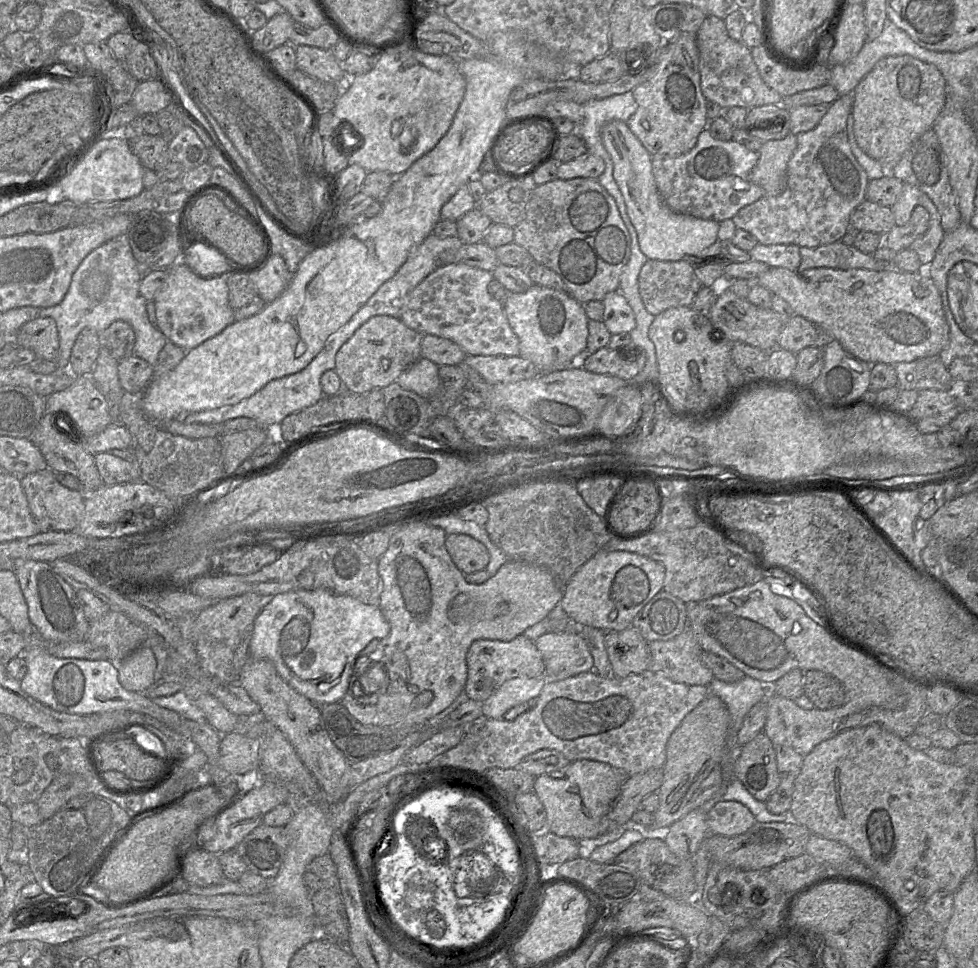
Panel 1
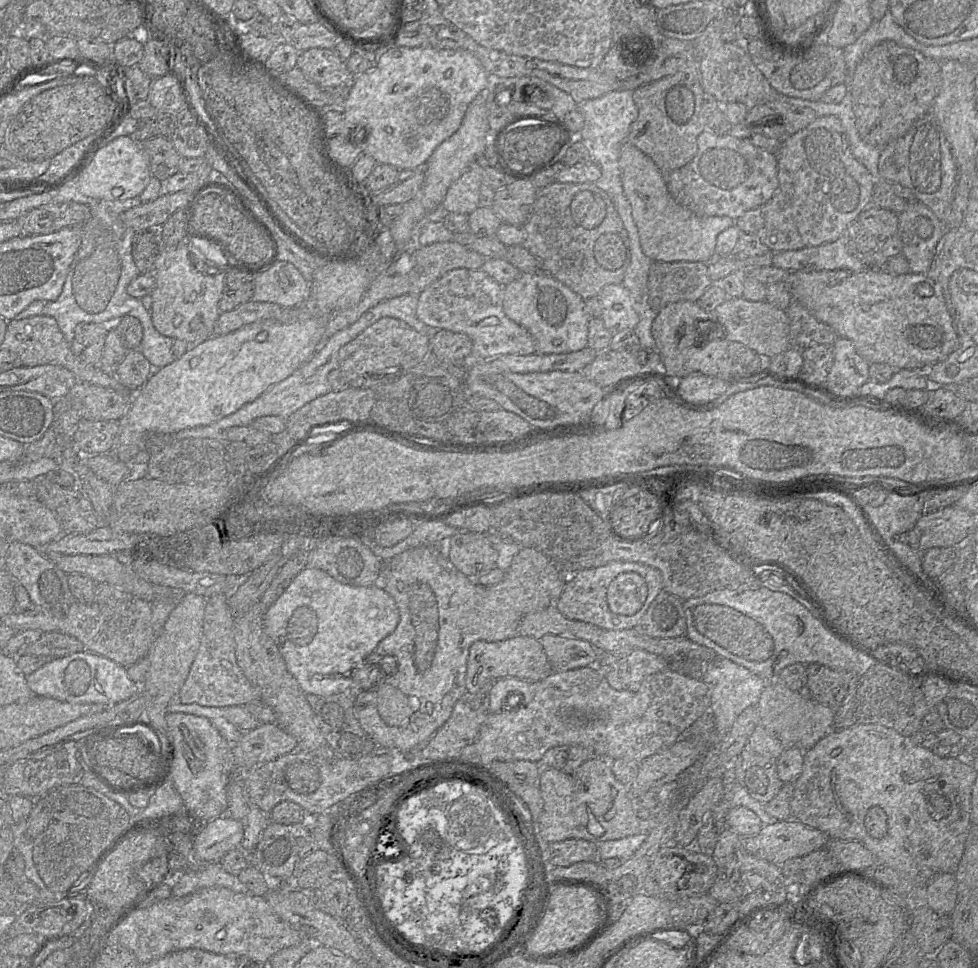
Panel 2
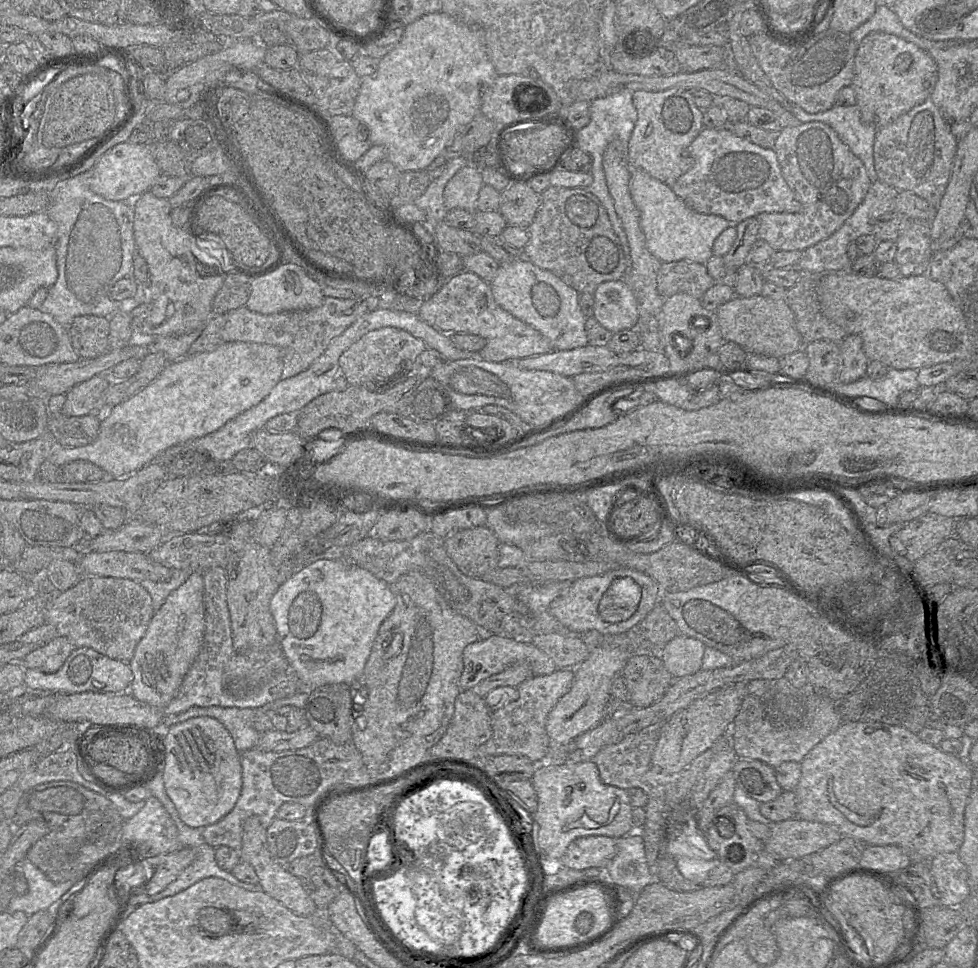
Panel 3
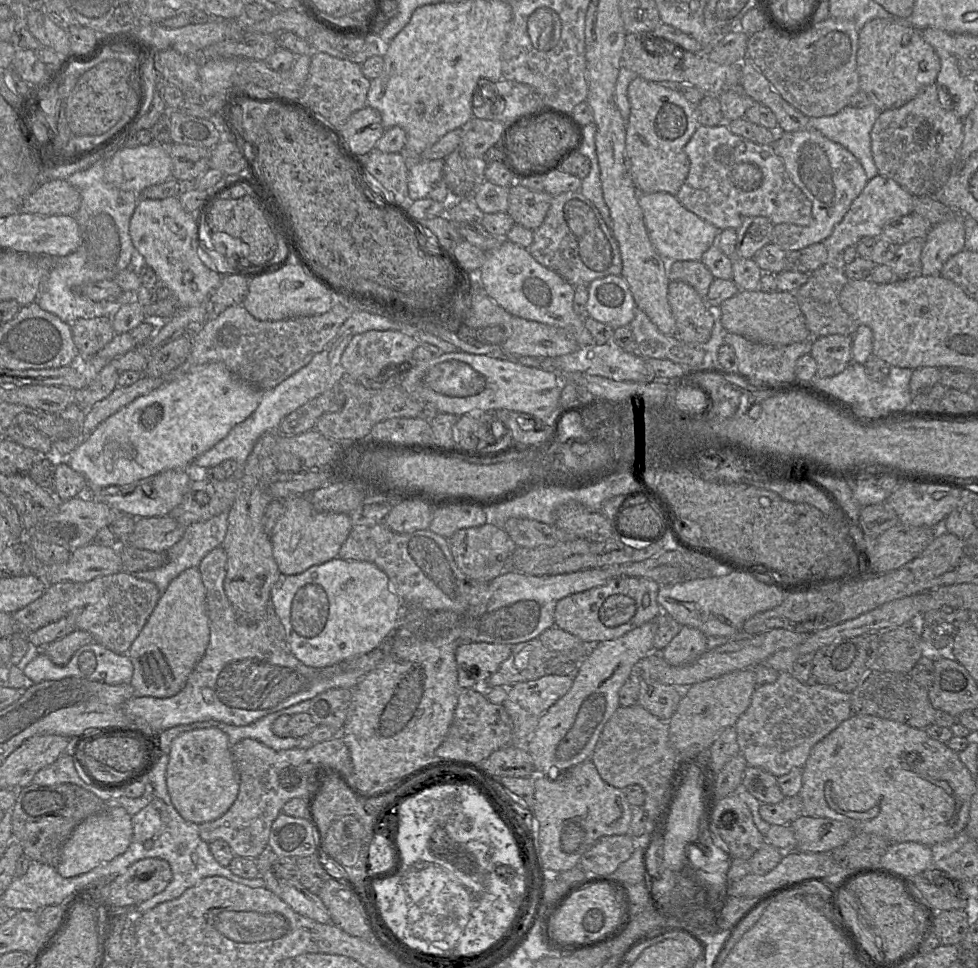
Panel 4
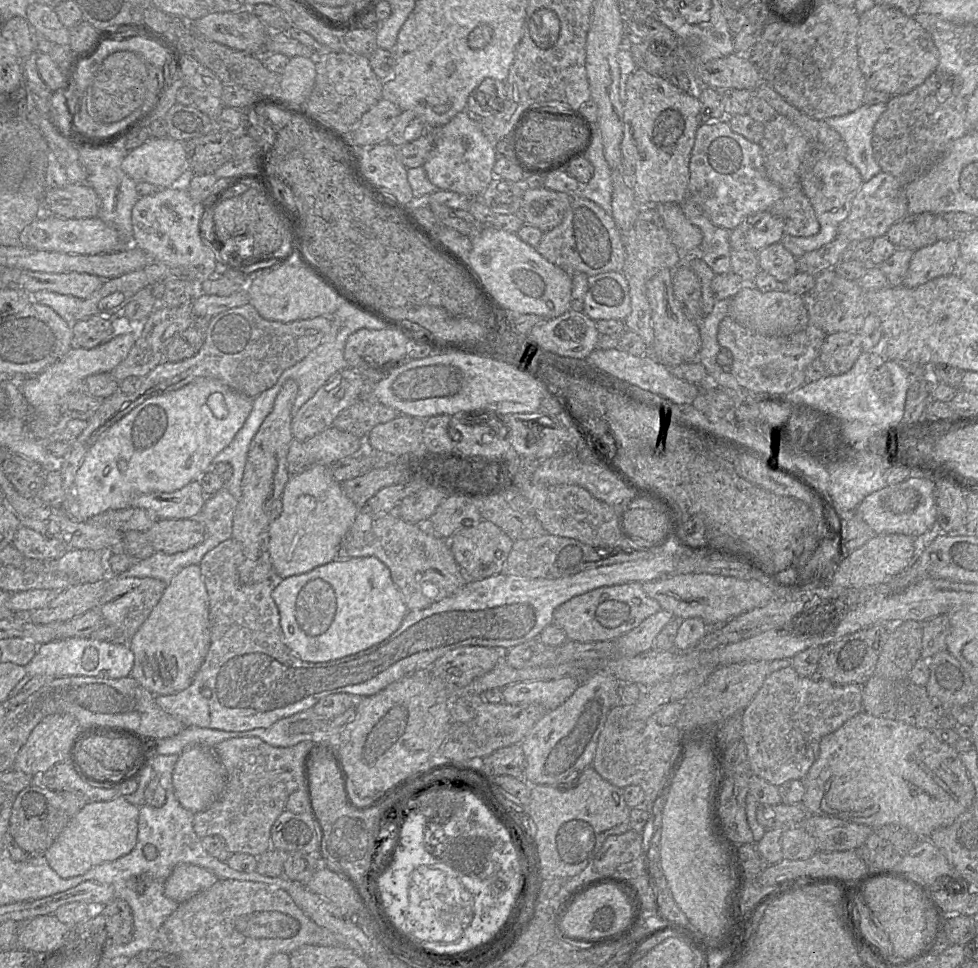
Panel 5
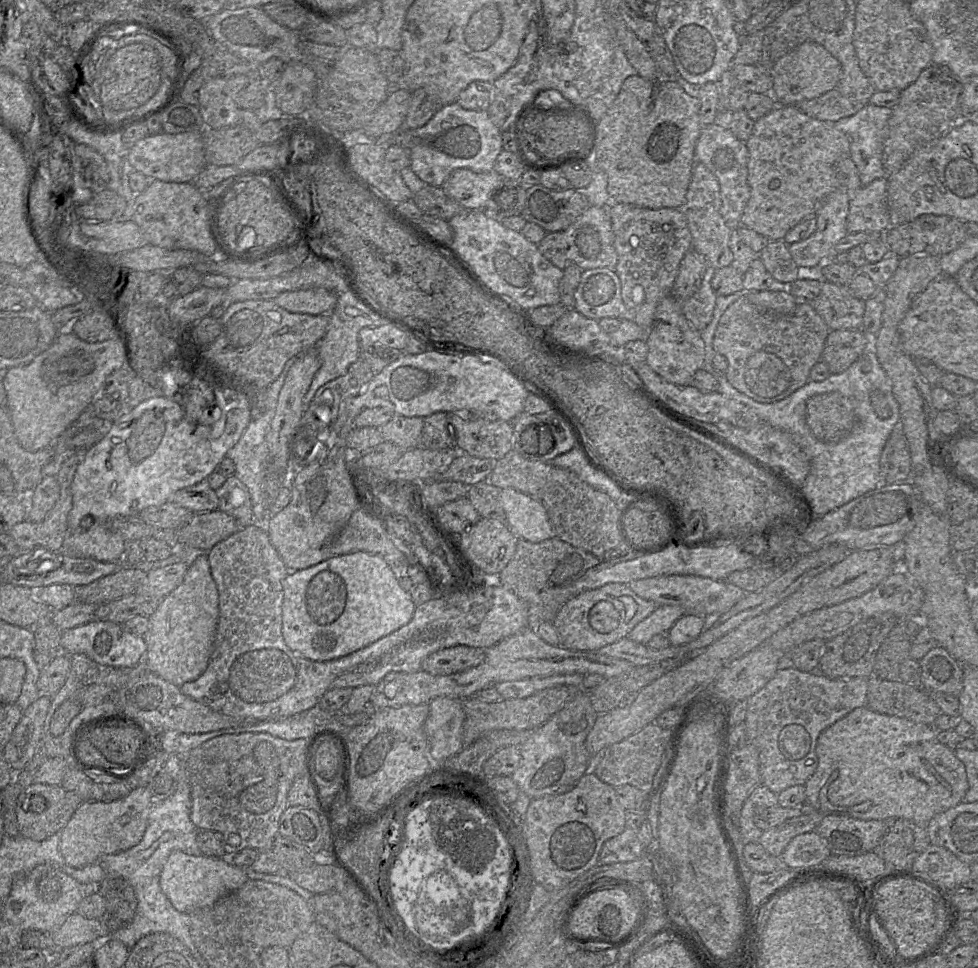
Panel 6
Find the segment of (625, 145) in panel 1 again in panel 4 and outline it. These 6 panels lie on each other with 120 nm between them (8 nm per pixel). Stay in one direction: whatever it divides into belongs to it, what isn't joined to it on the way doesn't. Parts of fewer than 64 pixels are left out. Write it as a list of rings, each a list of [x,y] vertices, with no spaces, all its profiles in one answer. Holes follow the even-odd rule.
[[[667,192],[639,193],[644,223],[656,251],[667,261],[700,261],[702,254],[716,243],[721,230],[687,210],[676,195]]]

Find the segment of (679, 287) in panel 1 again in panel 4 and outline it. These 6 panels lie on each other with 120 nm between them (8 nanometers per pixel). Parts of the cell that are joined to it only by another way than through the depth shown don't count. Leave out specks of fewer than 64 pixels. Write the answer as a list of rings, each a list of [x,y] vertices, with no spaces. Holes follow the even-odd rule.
[[[673,261],[668,262],[668,279],[689,284],[705,299],[714,277],[700,261]]]

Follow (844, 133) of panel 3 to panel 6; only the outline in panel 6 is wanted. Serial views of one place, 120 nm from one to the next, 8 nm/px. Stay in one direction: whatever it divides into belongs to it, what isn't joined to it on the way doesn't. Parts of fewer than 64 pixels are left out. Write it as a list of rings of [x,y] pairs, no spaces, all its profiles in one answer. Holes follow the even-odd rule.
[[[869,103],[856,114],[834,122],[835,127],[845,133],[850,140],[850,157],[857,167],[862,186],[867,186],[876,179],[887,177],[883,164],[883,149],[891,115],[892,109]]]

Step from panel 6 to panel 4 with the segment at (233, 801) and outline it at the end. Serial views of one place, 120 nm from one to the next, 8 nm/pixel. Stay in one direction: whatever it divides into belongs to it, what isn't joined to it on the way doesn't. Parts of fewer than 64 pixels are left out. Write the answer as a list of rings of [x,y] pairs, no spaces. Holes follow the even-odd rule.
[[[339,735],[319,742],[310,748],[274,750],[263,743],[245,738],[231,747],[232,757],[239,775],[239,793],[231,808],[220,818],[199,824],[199,835],[207,843],[214,840],[226,841],[236,856],[256,859],[268,848],[272,823],[282,812],[283,805],[292,798],[305,798],[306,803],[315,794],[320,781],[330,776],[346,778],[353,772],[348,747]]]

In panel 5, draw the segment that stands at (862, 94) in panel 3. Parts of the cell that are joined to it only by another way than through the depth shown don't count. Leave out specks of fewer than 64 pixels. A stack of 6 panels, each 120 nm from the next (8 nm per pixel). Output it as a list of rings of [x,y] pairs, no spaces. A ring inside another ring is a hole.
[[[875,4],[859,15],[857,46],[858,62],[867,89],[881,91],[891,97],[911,92],[938,69],[939,50],[931,34],[915,16],[908,16],[893,6]]]

